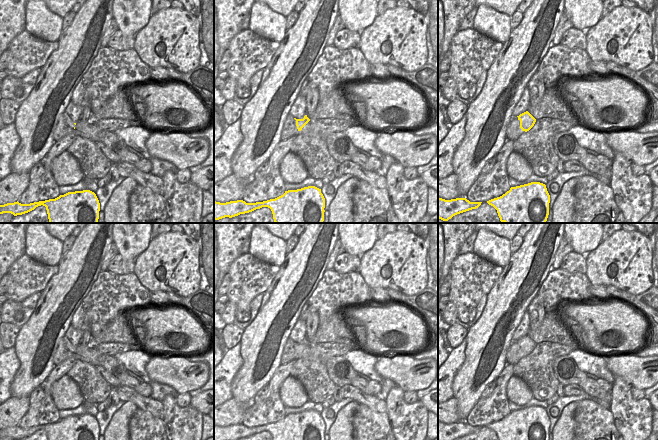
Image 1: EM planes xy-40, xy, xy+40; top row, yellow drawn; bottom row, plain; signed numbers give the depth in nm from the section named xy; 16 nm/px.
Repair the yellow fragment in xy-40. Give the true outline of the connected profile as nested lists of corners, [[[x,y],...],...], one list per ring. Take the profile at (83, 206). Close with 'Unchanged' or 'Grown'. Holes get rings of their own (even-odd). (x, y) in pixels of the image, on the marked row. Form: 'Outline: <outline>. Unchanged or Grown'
Outline: [[[90,190],[68,192],[55,199],[21,204],[18,201],[0,205],[0,214],[11,213],[14,216],[22,215],[34,210],[38,206],[45,206],[49,223],[98,223],[100,203],[96,194]]]. Unchanged.

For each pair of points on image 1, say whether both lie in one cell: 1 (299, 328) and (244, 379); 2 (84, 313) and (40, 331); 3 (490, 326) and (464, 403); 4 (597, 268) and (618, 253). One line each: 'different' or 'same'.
1: different
2: different
3: same
4: same

